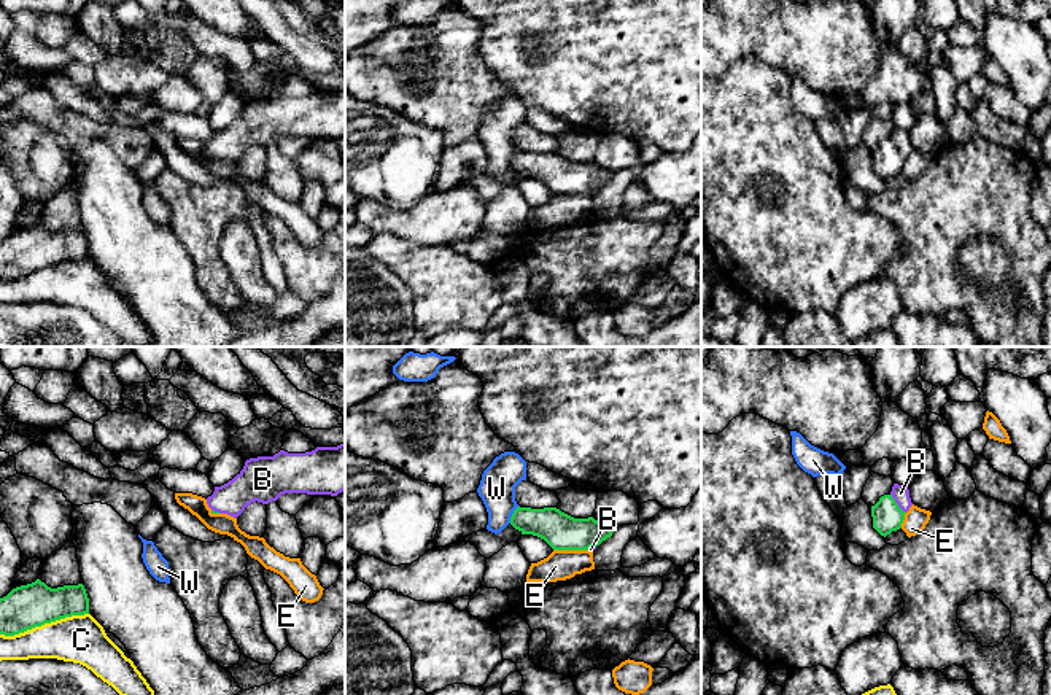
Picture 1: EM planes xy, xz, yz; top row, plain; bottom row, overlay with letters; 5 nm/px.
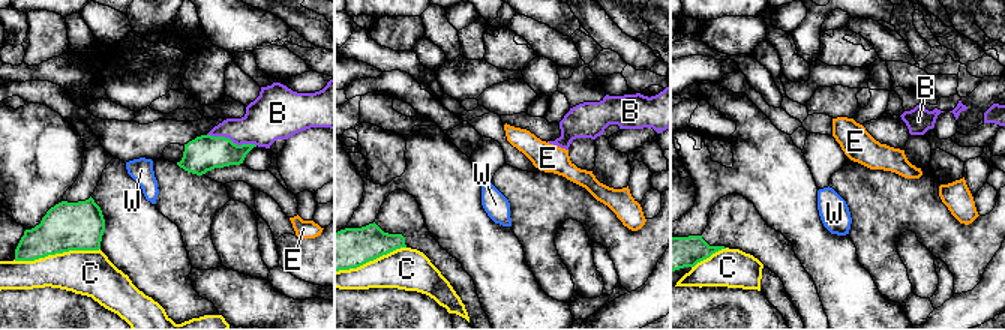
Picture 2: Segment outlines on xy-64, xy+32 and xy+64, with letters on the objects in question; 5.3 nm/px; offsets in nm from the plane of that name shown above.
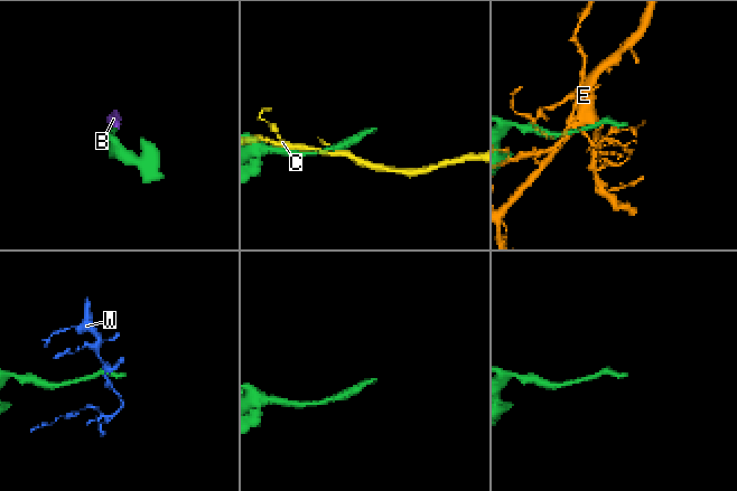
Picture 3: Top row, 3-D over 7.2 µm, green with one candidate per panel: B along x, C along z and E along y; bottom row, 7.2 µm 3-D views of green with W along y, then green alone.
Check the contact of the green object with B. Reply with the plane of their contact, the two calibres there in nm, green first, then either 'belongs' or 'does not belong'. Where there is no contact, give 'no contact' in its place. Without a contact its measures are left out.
yz | 150/90 nm | belongs

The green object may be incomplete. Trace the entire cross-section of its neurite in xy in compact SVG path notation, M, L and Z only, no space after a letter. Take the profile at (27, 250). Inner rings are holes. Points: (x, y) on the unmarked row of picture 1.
M37 223L0 242L0 278L14 280L45 267L84 258L89 258L89 242L83 227L51 232Z

